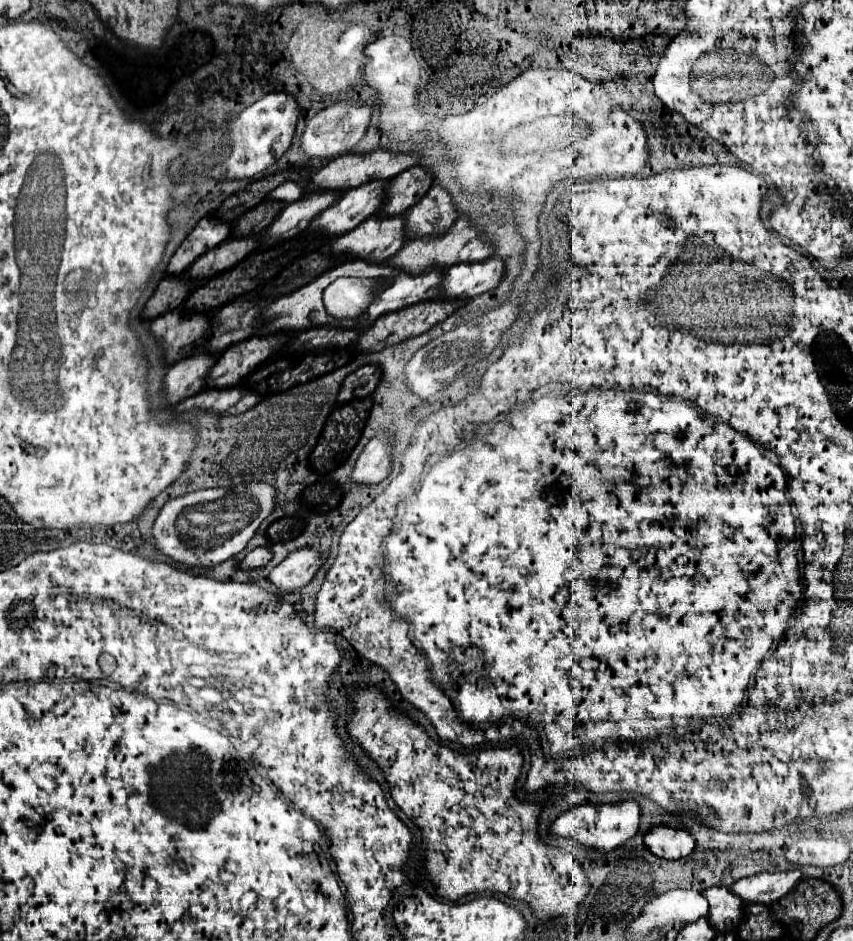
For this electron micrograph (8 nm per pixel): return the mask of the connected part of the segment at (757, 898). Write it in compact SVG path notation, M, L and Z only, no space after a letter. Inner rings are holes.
M799 870L787 872L763 872L741 878L729 886L729 890L747 904L771 904L783 898L801 880Z

